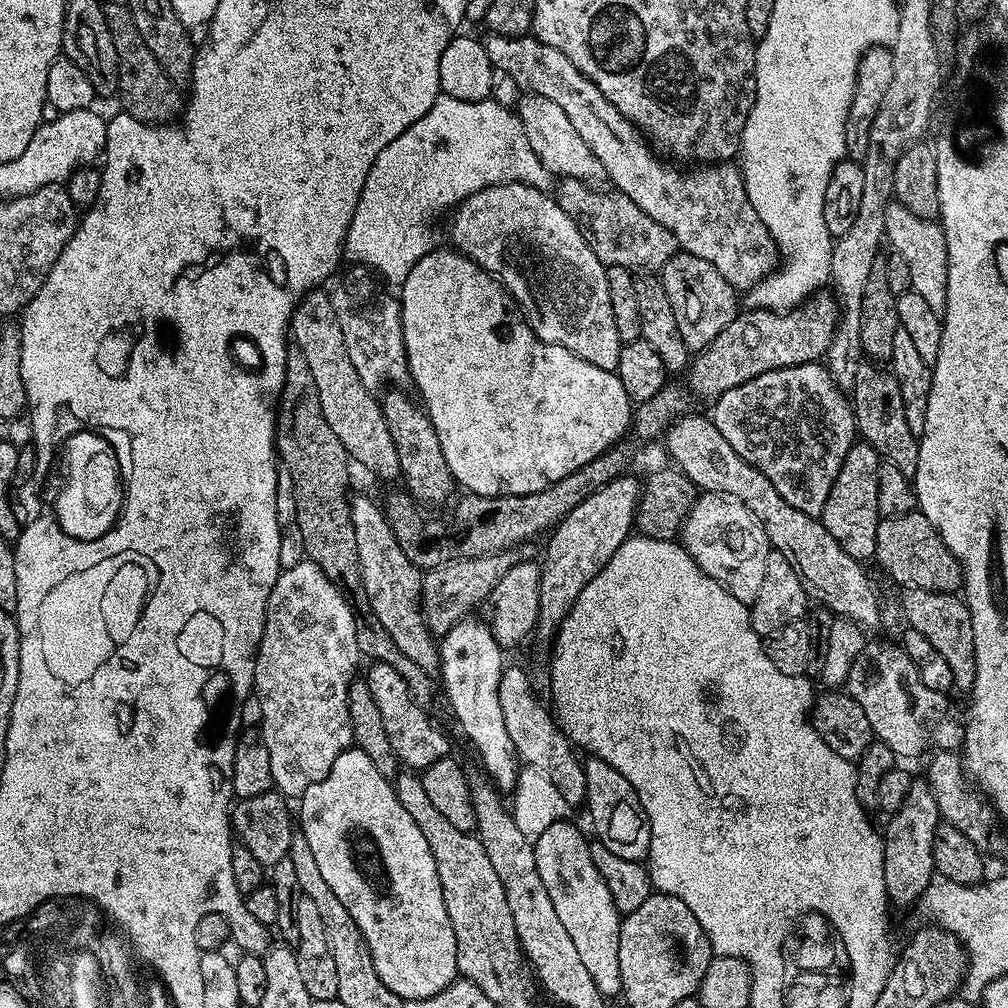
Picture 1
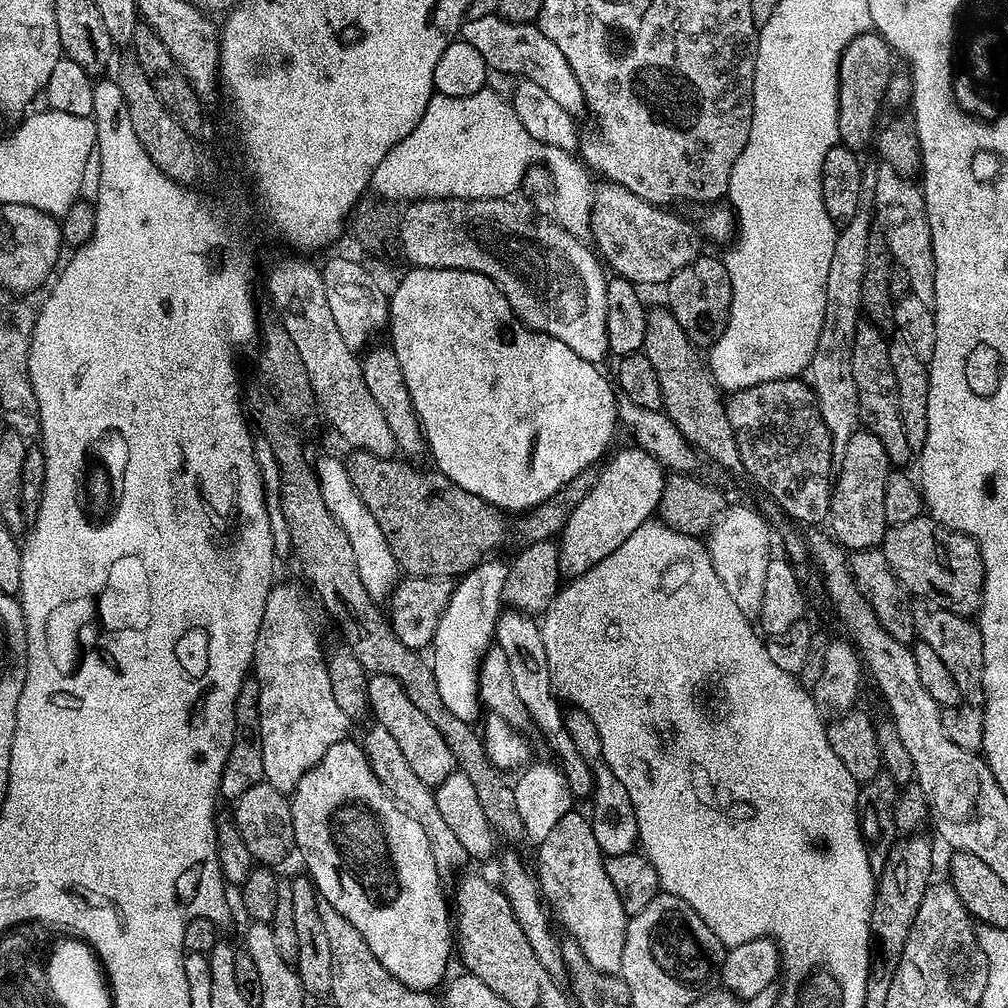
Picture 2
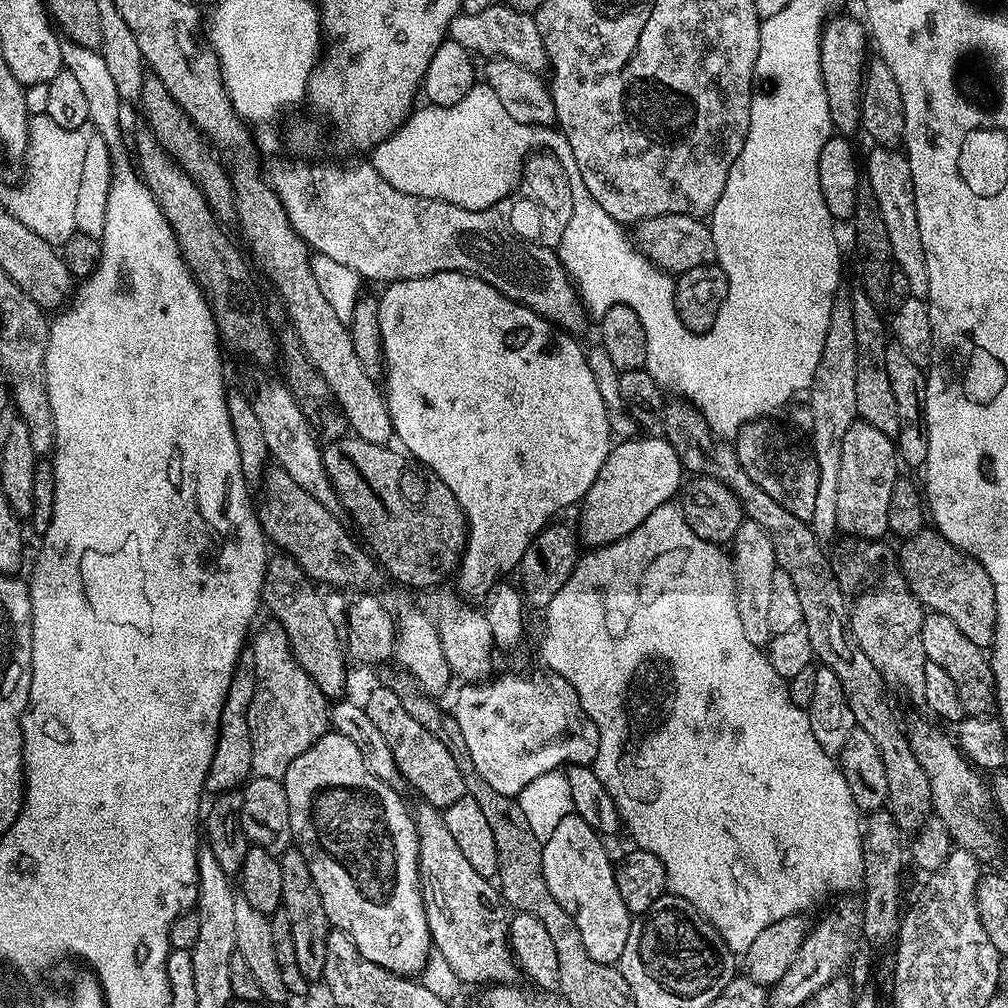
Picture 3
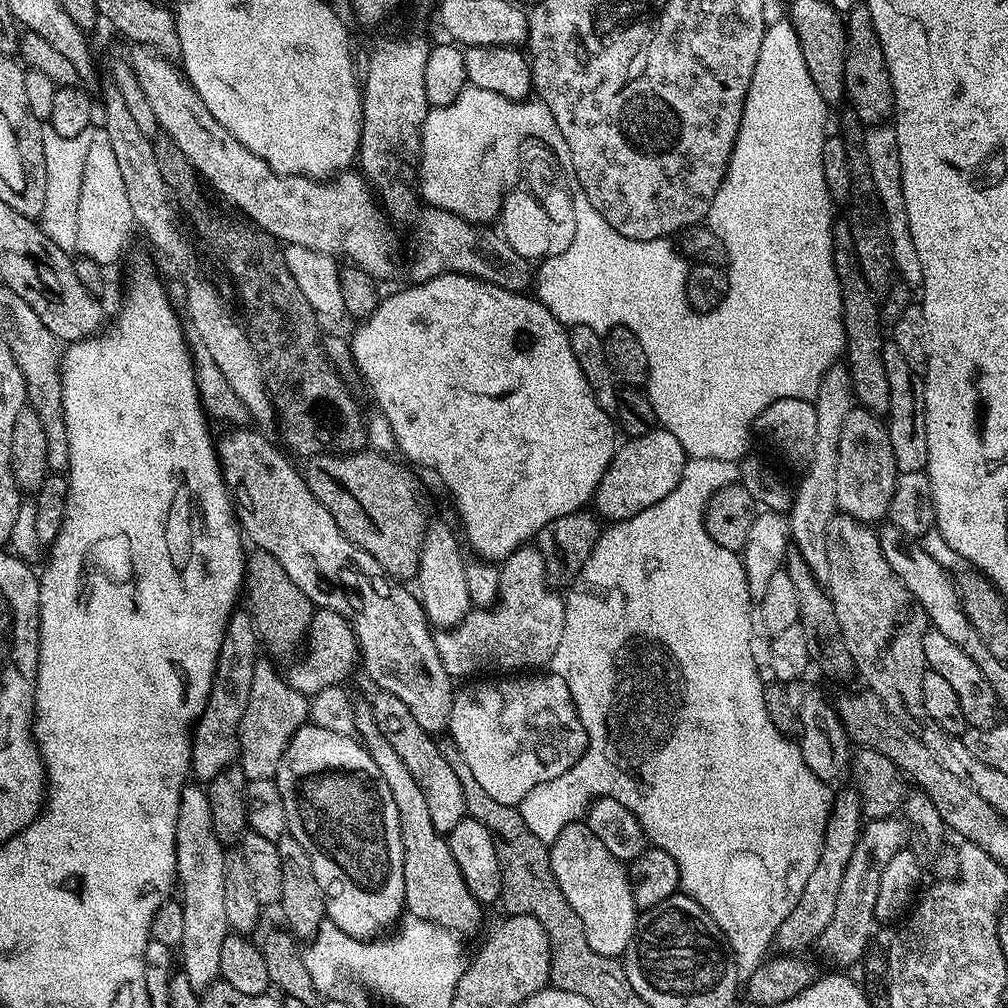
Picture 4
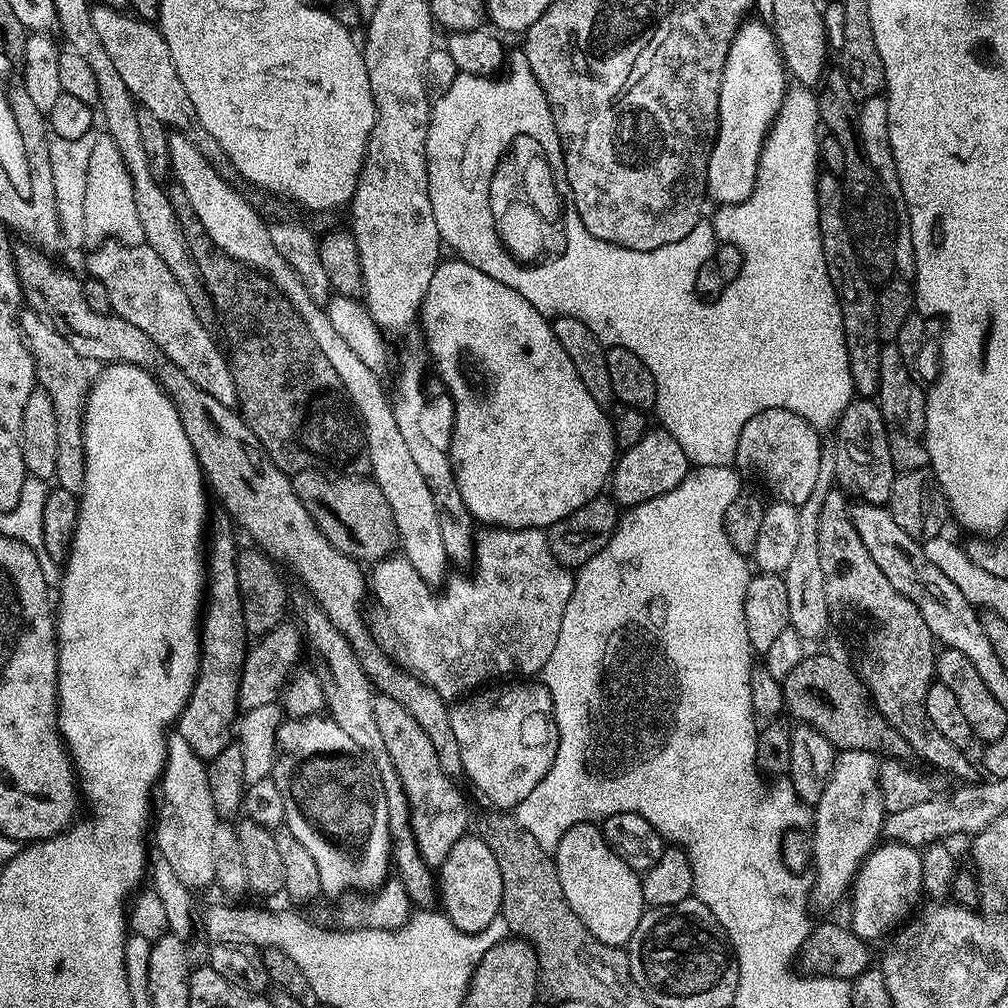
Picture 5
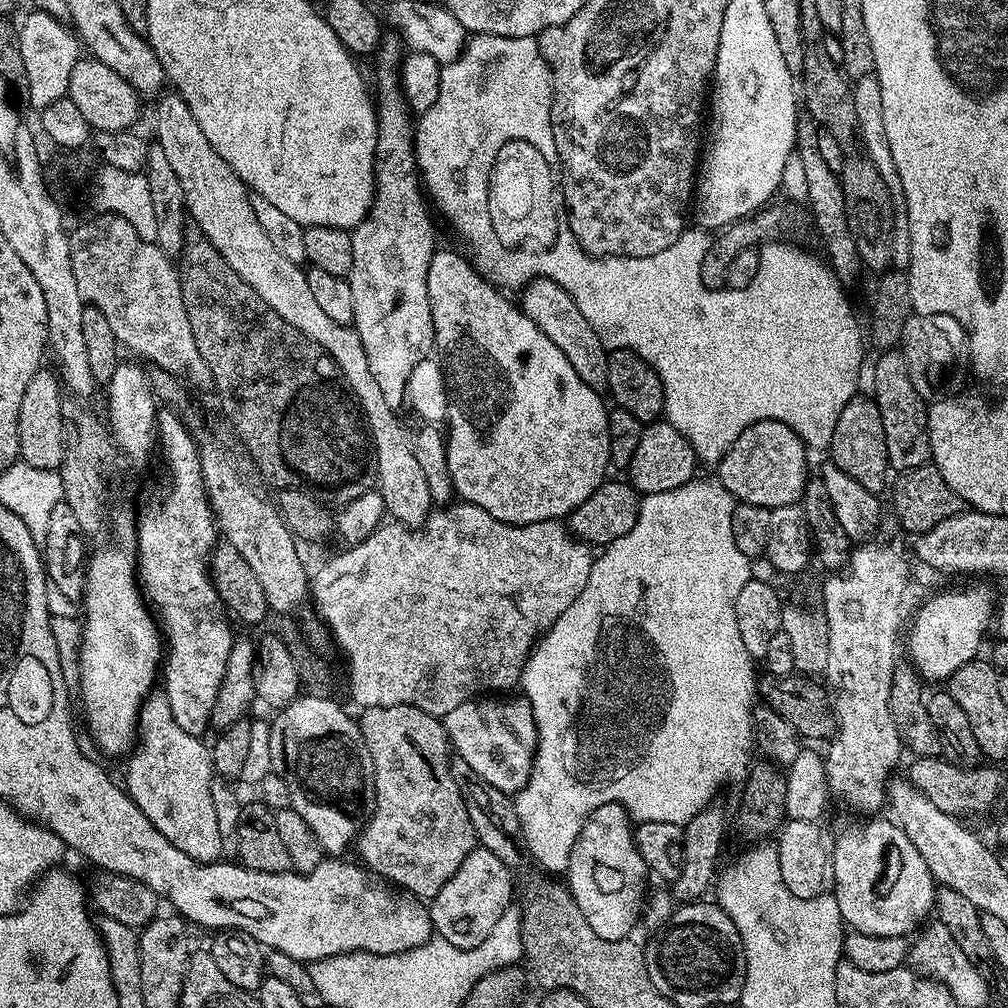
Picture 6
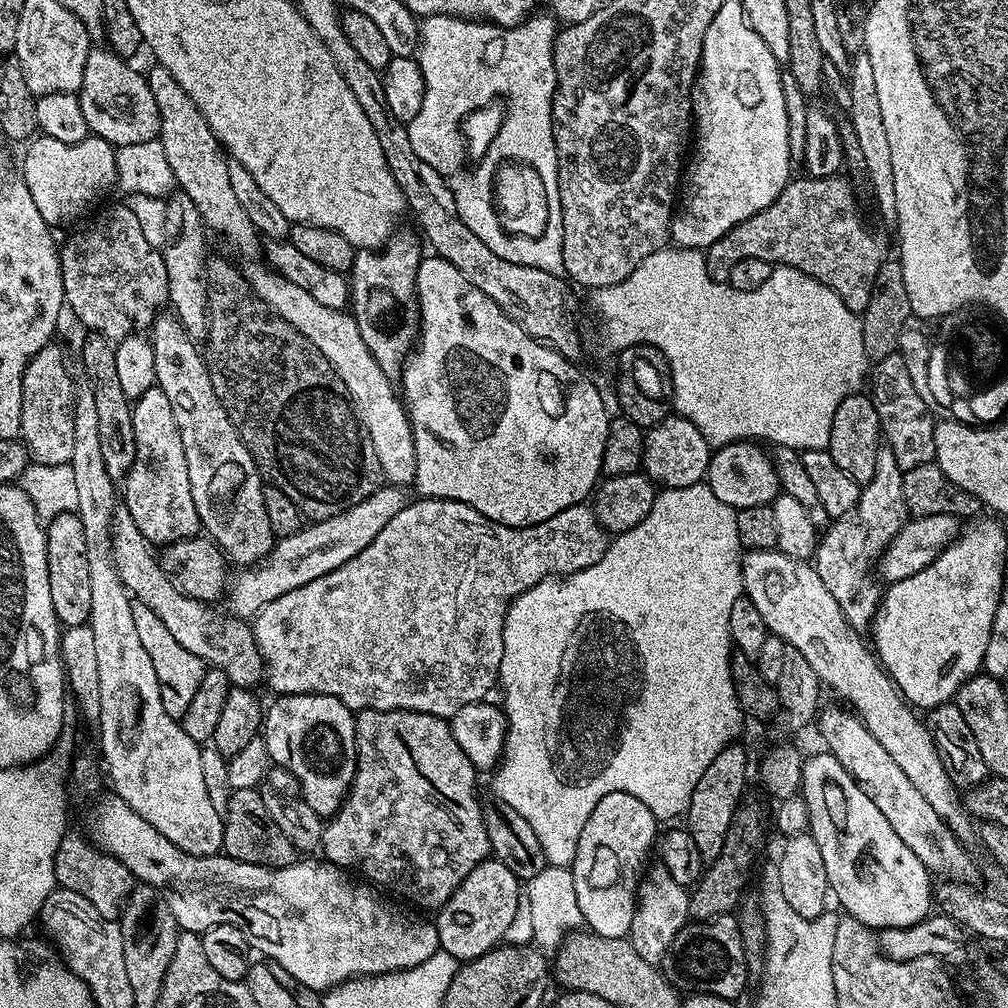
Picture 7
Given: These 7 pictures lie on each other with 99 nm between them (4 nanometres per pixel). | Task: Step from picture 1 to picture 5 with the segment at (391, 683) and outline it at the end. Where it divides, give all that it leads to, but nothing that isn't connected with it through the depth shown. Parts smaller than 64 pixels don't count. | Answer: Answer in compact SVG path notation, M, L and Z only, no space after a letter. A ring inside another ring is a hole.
M374 695L374 719L378 722L382 742L386 742L390 762L394 762L394 770L398 770L398 778L404 787L412 811L412 832L416 835L418 850L429 866L438 866L446 854L450 854L454 842L469 831L468 804L456 785L459 783L442 770L434 745L430 738L426 738L426 730L422 730L422 726L418 726L418 722L414 722L412 715L394 702L394 698Z

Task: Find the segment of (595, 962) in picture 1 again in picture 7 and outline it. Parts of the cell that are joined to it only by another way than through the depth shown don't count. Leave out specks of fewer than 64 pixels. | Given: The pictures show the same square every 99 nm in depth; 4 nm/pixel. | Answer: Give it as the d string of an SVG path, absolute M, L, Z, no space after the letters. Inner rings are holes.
M625 792L606 794L594 806L590 818L586 818L586 826L582 826L578 846L572 853L570 869L581 918L594 934L619 940L627 937L634 922L636 893L649 863L648 847L651 844L653 847L658 840L656 827L658 821L650 806Z

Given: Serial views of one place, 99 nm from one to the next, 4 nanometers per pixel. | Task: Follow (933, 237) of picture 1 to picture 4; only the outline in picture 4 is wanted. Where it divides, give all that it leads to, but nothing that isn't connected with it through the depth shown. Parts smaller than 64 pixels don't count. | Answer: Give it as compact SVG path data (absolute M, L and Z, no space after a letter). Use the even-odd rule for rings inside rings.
M888 122L865 127L864 145L866 162L870 166L870 175L874 177L874 186L878 186L878 198L890 230L896 272L899 279L909 288L919 289L924 282L922 262L918 262L918 250L914 250L914 238L908 229L906 198L902 198L902 162L898 158L898 134L895 127Z

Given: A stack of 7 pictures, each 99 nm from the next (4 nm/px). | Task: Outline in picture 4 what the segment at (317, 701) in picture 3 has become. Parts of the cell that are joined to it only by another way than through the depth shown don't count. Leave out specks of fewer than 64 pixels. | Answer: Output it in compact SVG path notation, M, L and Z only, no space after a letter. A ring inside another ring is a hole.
M265 658L257 659L254 682L250 686L250 702L240 723L240 769L249 780L271 780L278 770L278 762L294 734L310 720L310 700L299 692L295 683L289 682Z

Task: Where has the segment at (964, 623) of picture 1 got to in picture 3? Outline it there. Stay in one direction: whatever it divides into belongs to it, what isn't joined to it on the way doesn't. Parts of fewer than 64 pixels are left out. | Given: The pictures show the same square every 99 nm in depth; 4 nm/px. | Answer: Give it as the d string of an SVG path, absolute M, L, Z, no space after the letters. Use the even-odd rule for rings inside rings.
M929 611L922 622L922 650L928 655L929 664L942 666L950 678L954 678L954 686L958 689L958 698L962 698L965 713L970 716L991 716L996 712L996 687L989 653L985 649L974 646L956 623L946 614Z

